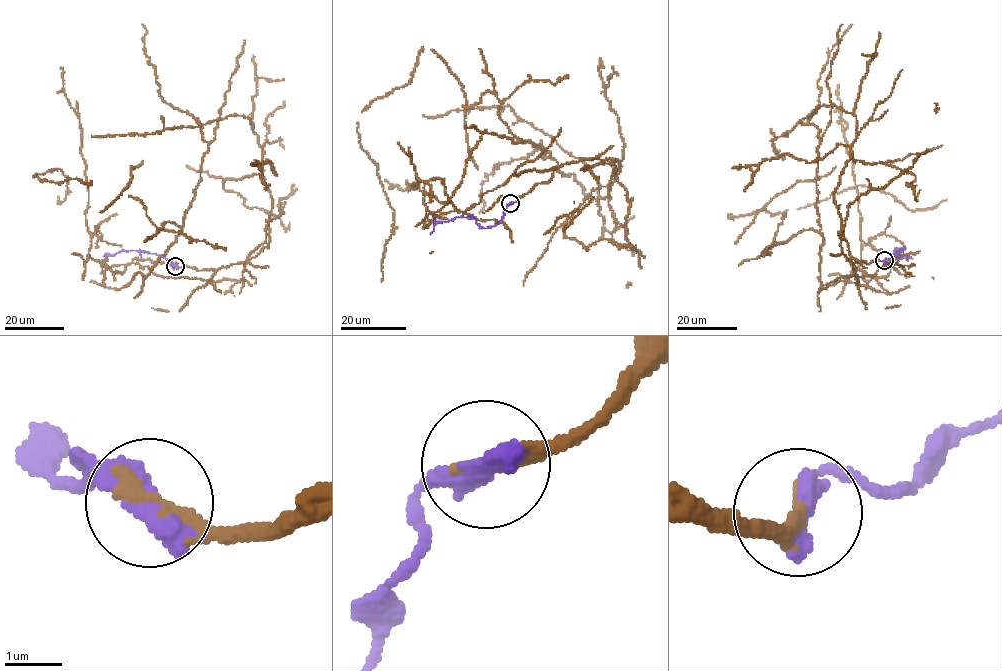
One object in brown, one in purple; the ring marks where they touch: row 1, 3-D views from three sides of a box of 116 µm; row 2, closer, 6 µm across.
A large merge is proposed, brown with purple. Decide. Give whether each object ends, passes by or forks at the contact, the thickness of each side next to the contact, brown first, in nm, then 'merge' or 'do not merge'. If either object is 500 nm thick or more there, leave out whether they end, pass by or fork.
320/550 nm | do not merge

